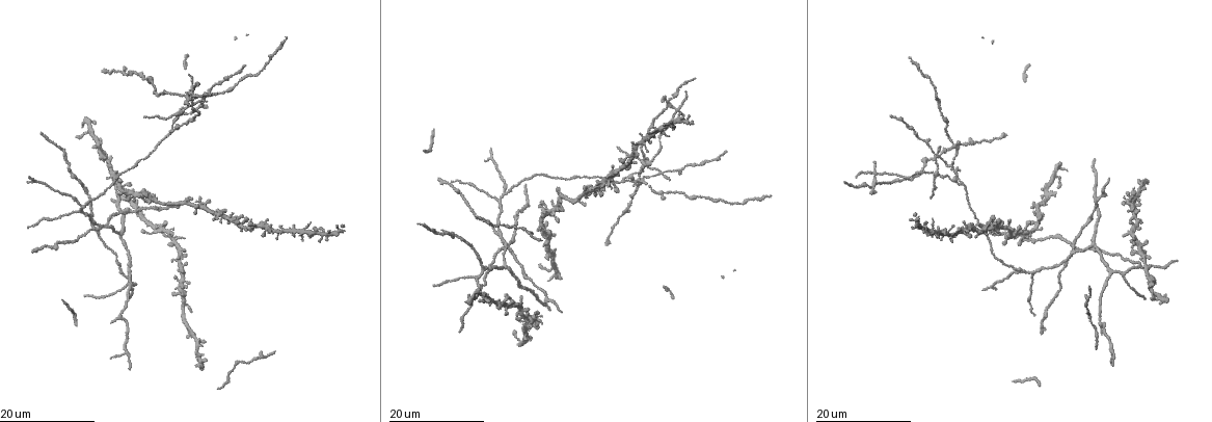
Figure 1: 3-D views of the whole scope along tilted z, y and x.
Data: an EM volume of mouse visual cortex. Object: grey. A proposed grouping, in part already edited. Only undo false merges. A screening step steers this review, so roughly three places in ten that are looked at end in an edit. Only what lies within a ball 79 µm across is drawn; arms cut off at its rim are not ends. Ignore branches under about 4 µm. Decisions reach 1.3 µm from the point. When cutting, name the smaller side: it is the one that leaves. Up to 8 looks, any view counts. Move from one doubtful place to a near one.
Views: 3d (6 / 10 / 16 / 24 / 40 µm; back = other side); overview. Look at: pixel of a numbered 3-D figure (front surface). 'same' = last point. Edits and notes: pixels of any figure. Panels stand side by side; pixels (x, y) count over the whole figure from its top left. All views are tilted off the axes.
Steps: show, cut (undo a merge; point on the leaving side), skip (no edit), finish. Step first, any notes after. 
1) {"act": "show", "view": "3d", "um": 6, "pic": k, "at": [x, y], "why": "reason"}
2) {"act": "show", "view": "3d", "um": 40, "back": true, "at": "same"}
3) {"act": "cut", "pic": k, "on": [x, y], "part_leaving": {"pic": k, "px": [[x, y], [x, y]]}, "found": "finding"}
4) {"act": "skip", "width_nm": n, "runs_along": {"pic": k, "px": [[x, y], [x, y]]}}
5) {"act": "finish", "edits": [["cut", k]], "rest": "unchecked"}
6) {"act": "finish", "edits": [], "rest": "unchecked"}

{"act": "show", "view": "3d", "um": 16, "pic": 1, "at": [481, 272], "why": "small branch off a trunk"}

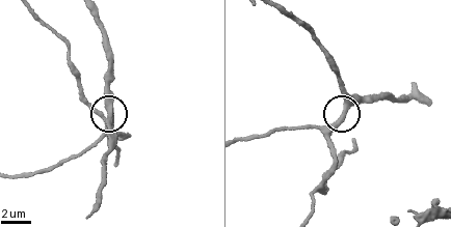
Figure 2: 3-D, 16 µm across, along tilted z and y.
{"act": "show", "view": "3d", "um": 10, "pic": 2, "at": [346, 109], "why": "zoom in"}

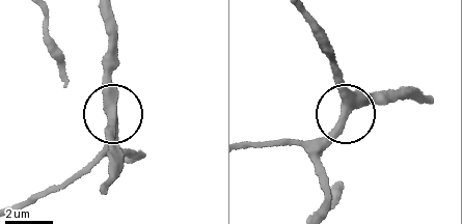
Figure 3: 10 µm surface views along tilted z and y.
{"act": "skip", "found": "one neuron here"}

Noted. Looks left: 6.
{"act": "show", "view": "3d", "um": 24, "pic": 1, "at": [1022, 271], "why": "three arms meet"}

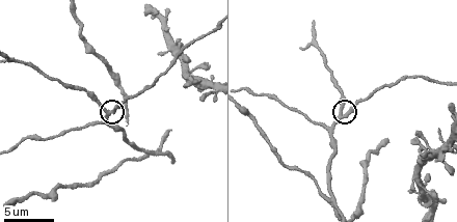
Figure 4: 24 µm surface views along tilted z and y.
{"act": "show", "view": "3d", "um": 6, "pic": 4, "at": [344, 116], "why": "zoom in"}

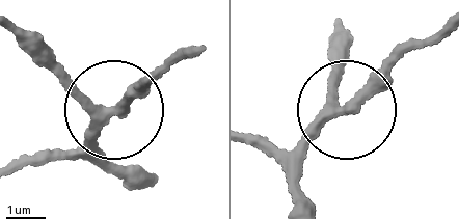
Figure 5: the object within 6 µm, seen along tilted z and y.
{"act": "skip", "side_arm_um": 16, "arms": 3, "found": "continuous, no second neuron"}

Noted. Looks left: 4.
{"act": "show", "view": "3d", "um": 16, "pic": 1, "at": [623, 178], "why": "three arms meet"}

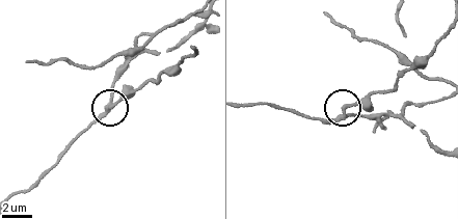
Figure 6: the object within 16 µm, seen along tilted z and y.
{"act": "show", "view": "3d", "um": 10, "pic": 6, "at": [346, 115], "why": "closer look"}

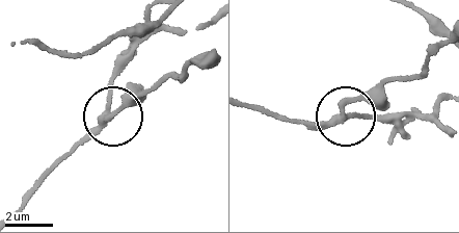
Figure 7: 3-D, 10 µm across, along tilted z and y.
{"act": "cut", "pic": 7, "on": [129, 97], "arms": 3, "part_leaving": {"pic": 7, "px": [[344, 115], [350, 104], [390, 79], [424, 72], [440, 48]]}, "found": "a second neuron is stuck on"}

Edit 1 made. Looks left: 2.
{"act": "finish", "edits": [["cut", 7]], "rest": "unchecked"}

